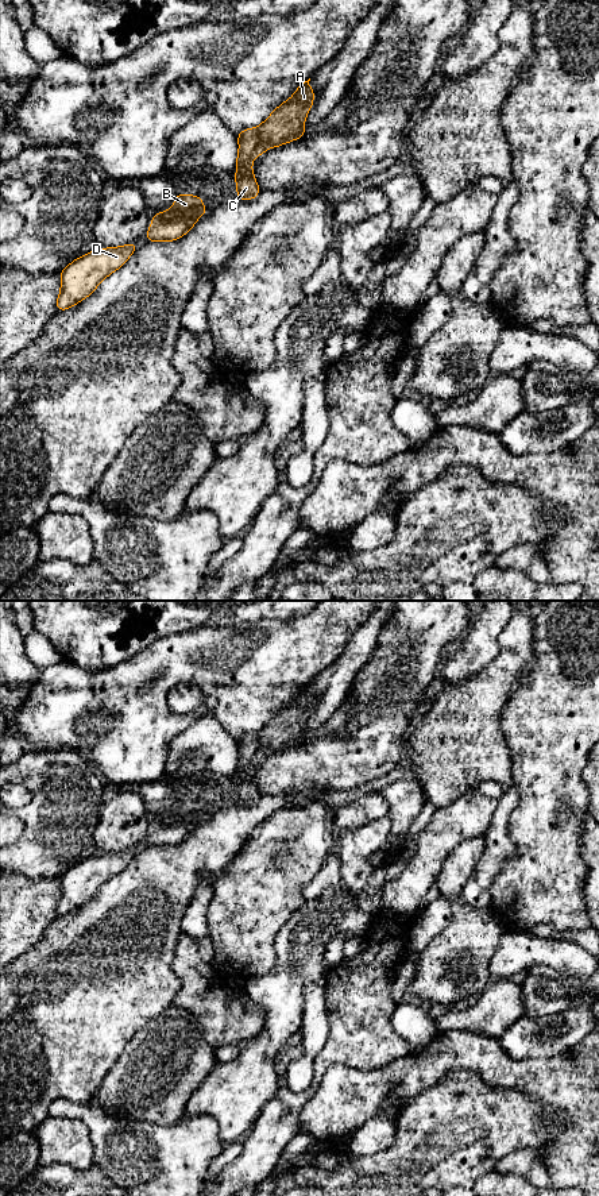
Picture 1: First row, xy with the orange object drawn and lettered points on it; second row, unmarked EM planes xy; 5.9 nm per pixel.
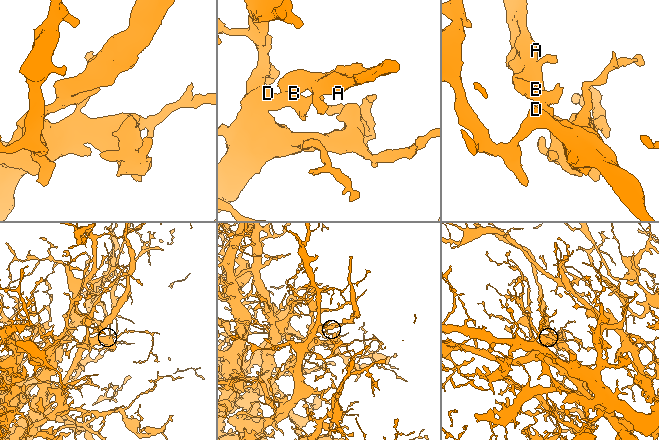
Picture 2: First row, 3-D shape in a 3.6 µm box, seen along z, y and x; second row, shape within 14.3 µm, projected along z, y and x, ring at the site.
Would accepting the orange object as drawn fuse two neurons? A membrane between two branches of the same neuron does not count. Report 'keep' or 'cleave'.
cleave

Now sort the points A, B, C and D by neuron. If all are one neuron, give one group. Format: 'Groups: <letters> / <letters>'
Groups: A B / C D

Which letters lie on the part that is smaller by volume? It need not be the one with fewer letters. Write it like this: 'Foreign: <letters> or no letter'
Foreign: A, B

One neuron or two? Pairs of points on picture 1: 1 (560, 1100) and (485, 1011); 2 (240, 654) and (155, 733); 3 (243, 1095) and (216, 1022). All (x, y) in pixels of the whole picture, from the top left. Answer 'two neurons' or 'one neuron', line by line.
1: two neurons
2: one neuron
3: two neurons

